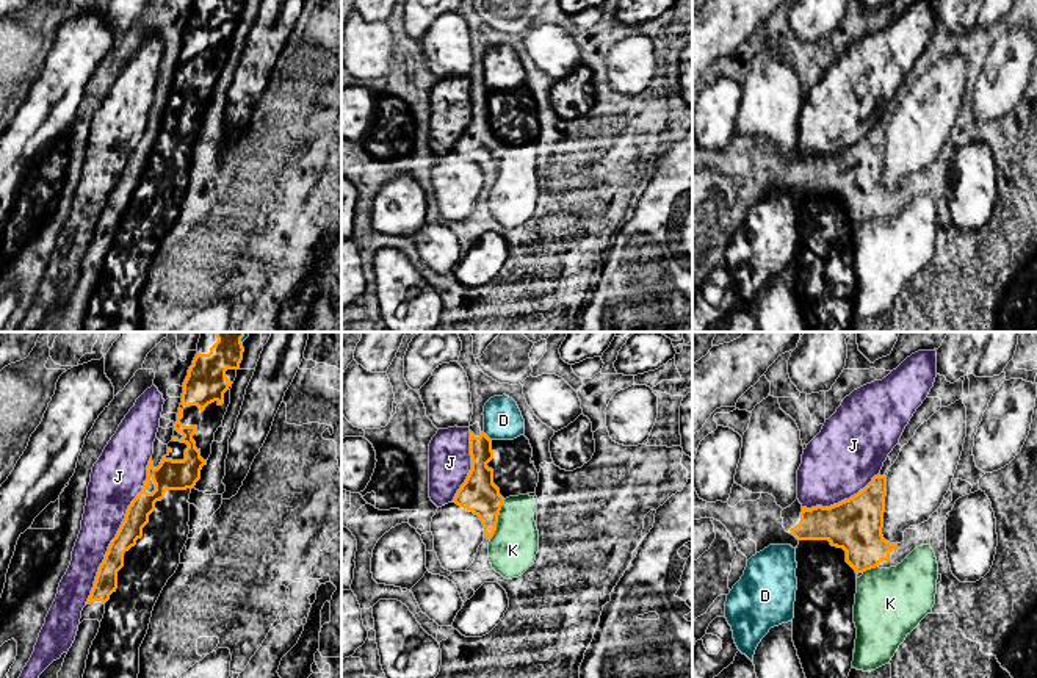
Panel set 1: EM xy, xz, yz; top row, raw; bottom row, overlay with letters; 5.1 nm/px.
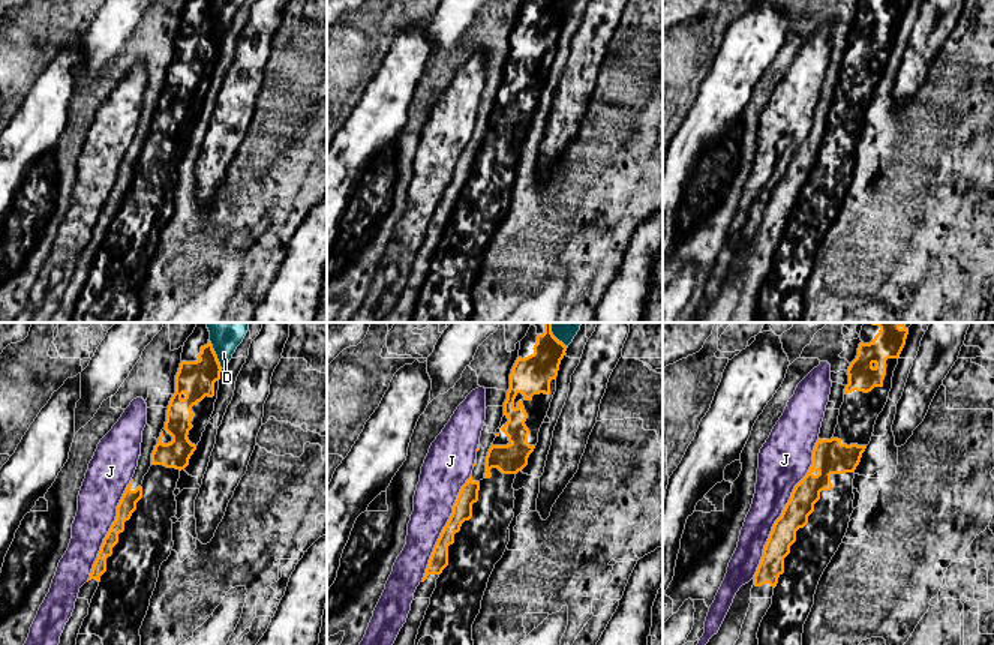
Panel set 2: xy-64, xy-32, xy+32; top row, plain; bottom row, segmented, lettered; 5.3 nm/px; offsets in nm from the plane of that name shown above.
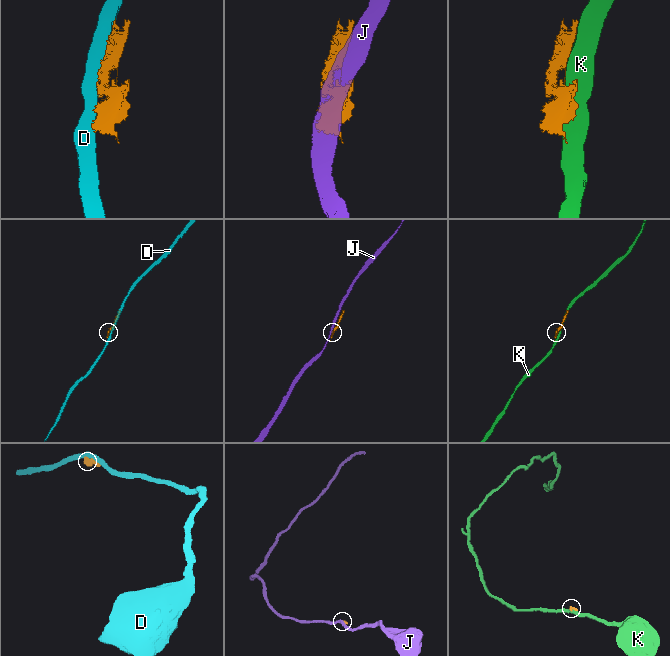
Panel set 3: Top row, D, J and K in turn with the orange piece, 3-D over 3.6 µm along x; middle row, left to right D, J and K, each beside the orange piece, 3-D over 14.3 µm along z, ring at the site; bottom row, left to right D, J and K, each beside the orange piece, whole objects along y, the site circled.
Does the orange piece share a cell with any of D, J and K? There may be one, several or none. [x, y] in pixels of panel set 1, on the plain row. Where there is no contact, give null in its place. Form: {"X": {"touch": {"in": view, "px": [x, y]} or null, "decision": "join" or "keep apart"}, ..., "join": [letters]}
{"D": {"touch": {"in": "xz", "px": [487, 86]}, "decision": "keep apart"}, "J": {"touch": {"in": "xy", "px": [119, 179]}, "decision": "keep apart"}, "K": {"touch": {"in": "xz", "px": [497, 169]}, "decision": "keep apart"}, "join": []}

